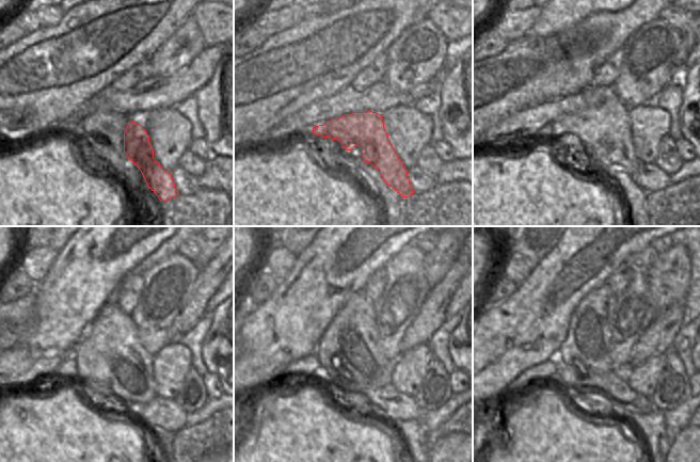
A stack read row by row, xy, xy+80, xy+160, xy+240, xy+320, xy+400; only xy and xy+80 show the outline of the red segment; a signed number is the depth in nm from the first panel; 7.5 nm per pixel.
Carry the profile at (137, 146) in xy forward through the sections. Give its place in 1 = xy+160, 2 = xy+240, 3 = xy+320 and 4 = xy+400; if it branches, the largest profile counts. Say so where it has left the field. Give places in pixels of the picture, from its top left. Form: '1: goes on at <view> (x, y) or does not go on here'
1: goes on at xy+160 (603, 133)
2: goes on at xy+240 (110, 359)
3: goes on at xy+320 (351, 336)
4: goes on at xy+400 (588, 339)

